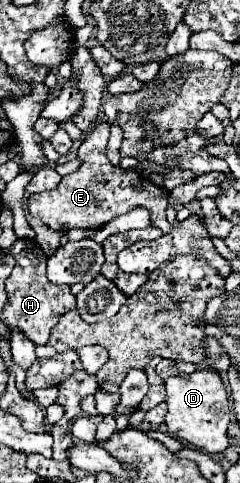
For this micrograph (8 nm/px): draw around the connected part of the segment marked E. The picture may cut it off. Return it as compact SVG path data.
M103 120L85 136L83 144L79 146L79 158L83 158L81 168L65 176L55 190L31 194L27 204L29 214L41 218L49 228L63 232L69 228L99 228L111 222L113 218L127 214L133 208L147 208L151 212L151 224L167 232L169 222L165 220L165 208L169 192L163 186L153 184L151 180L133 174L133 170L125 172L123 168L115 168L105 156L107 140L109 140L109 124Z

